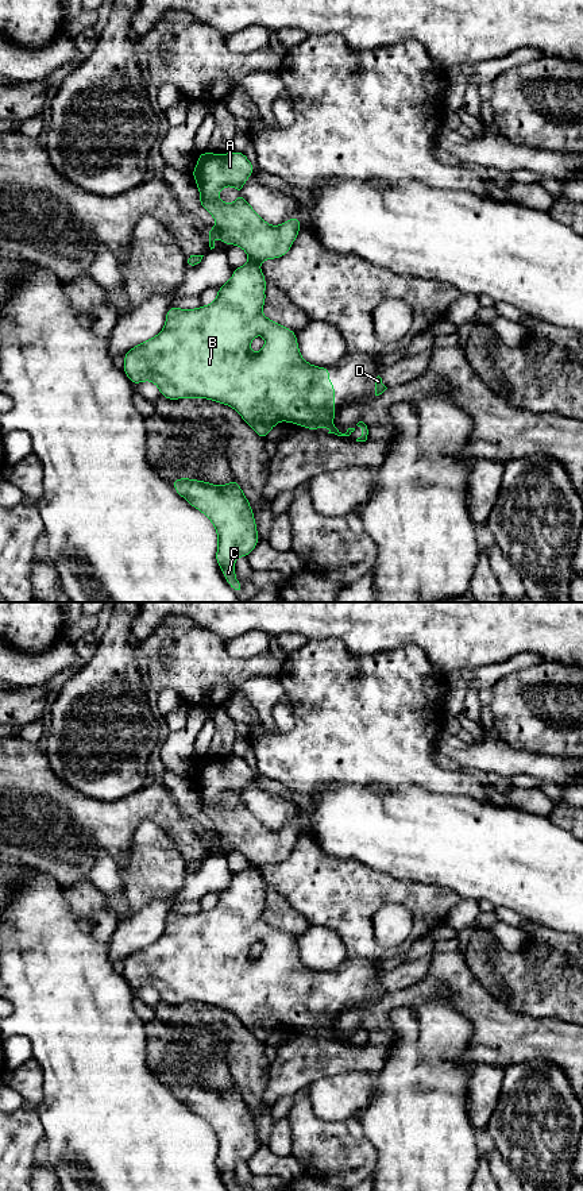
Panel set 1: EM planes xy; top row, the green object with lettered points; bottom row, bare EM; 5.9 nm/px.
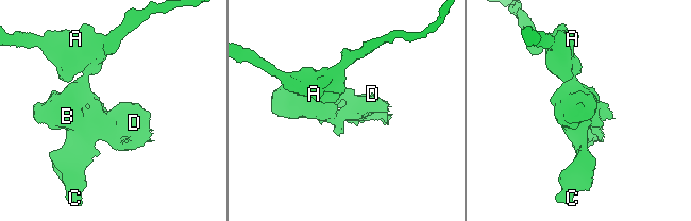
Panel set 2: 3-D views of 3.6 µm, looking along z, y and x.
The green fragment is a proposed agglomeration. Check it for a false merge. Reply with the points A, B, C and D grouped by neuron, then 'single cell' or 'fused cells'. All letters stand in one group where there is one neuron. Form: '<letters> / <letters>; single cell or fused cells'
A / B C D; fused cells

